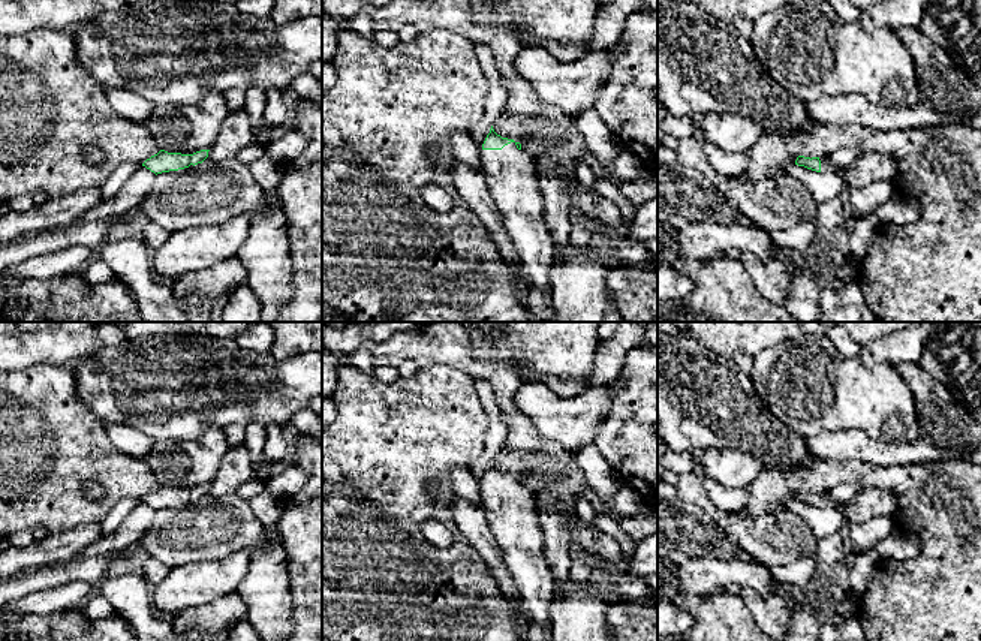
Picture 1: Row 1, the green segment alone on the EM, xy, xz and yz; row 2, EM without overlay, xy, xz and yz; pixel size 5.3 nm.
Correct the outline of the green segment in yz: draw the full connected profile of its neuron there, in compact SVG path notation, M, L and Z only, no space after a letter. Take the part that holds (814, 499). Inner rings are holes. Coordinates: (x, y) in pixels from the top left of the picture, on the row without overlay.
M798 491L795 496L795 500L804 502L807 505L816 506L816 508L834 508L837 511L843 511L846 503L839 503L830 499L828 493L804 493Z

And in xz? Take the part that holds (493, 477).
M491 461L482 479L481 497L529 623L551 634L554 581L544 559L544 530L533 509L535 493L520 478L497 470Z

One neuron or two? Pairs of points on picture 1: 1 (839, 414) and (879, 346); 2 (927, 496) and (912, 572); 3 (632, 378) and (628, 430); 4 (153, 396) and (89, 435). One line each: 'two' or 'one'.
1: two
2: one
3: one
4: two

